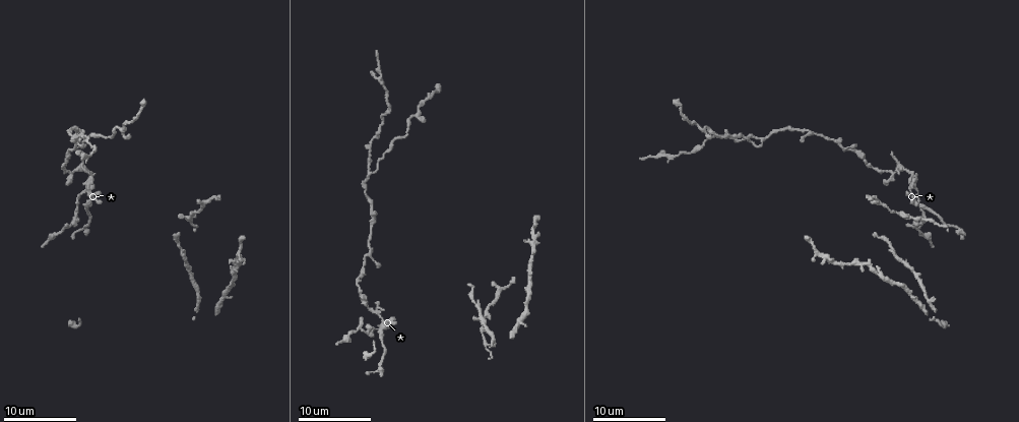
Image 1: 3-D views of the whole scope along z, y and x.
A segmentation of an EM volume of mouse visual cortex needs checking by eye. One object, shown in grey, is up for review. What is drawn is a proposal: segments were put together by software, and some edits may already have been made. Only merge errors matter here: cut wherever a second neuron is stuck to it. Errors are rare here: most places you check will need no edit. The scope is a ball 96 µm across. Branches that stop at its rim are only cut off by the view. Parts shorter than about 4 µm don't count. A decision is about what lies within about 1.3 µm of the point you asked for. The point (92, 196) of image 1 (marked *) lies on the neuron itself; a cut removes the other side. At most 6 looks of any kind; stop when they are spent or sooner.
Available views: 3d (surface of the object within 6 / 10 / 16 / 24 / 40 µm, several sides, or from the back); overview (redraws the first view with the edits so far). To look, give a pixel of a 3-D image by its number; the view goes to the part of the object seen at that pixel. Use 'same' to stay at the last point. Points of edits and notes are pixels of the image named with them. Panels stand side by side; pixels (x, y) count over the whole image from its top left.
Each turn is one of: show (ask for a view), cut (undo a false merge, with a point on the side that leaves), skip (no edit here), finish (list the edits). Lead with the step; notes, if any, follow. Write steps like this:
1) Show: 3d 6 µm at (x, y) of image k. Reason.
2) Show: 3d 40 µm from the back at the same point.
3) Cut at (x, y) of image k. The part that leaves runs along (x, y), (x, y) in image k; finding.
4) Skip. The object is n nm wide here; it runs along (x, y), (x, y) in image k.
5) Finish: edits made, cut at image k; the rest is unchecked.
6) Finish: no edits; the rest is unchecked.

Show: 3d 10 µm at (914, 185) of image 1. Three-way junction.

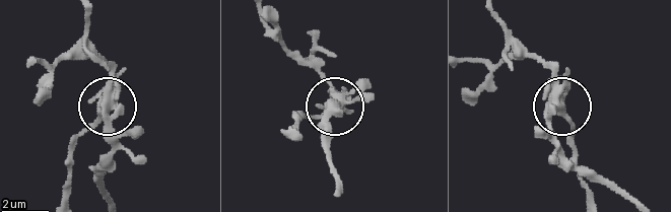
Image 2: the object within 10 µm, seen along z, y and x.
Cut at (94, 123) of image 2. The part that leaves runs along (108, 97), (106, 113), (74, 148), (61, 200) in image 2; a second neuron is stuck on.

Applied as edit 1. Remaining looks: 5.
Show: overview. Redraw.

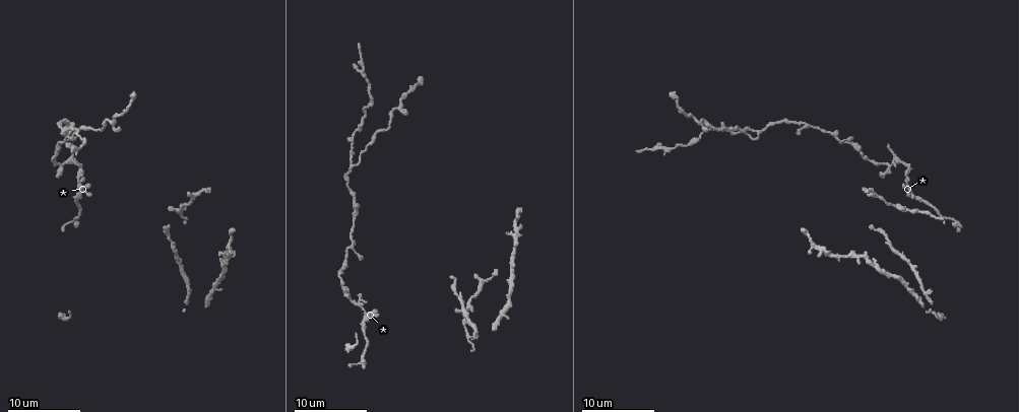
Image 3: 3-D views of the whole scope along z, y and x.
Show: 3d 6 µm at (351, 163) of image 3. A fork.

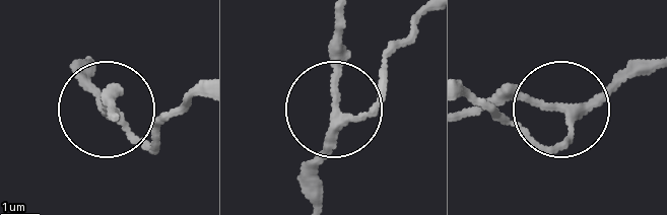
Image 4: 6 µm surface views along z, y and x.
Skip. 3 arms meet here; it runs along (91, 68), (120, 126), (149, 145), (155, 139) in image 4; one neuron here.

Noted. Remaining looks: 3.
Show: 3d 16 µm at (179, 211) of image 3. Arms part here.

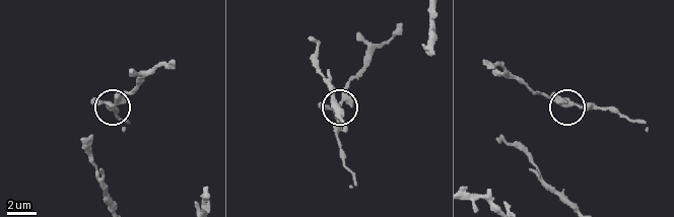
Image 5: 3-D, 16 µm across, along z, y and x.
Skip. The side arm is 6 µm long; all the same neuron.

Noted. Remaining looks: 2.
Finish: edits made, cut at image 2; the rest is unchecked.

